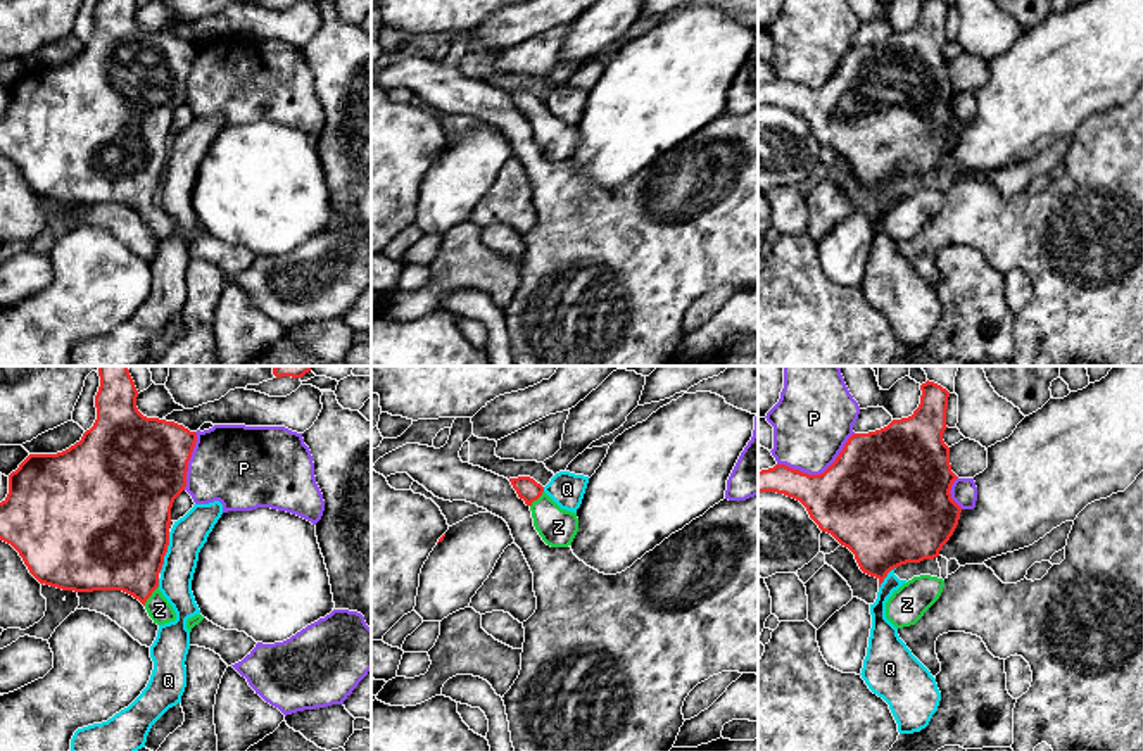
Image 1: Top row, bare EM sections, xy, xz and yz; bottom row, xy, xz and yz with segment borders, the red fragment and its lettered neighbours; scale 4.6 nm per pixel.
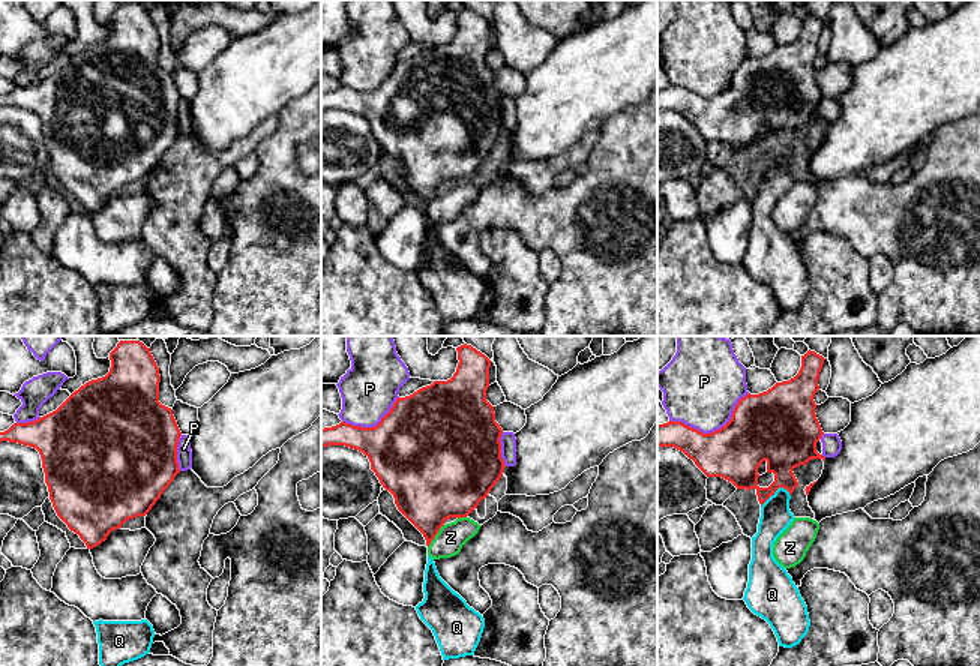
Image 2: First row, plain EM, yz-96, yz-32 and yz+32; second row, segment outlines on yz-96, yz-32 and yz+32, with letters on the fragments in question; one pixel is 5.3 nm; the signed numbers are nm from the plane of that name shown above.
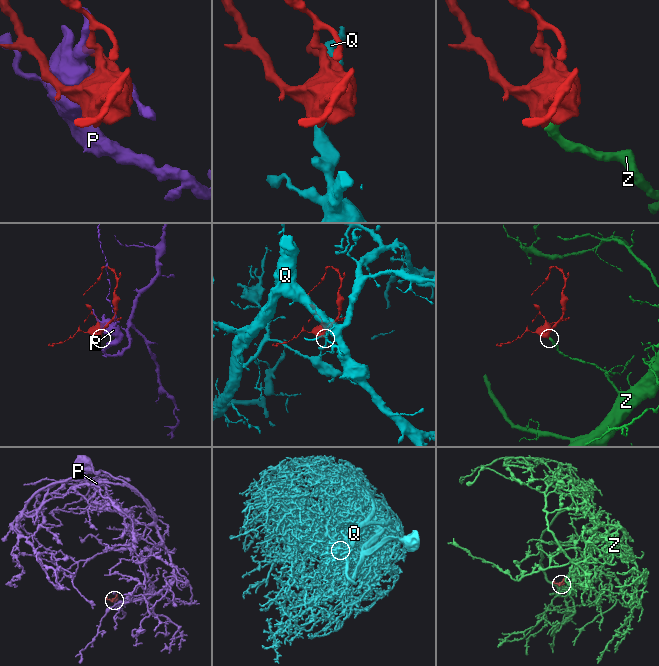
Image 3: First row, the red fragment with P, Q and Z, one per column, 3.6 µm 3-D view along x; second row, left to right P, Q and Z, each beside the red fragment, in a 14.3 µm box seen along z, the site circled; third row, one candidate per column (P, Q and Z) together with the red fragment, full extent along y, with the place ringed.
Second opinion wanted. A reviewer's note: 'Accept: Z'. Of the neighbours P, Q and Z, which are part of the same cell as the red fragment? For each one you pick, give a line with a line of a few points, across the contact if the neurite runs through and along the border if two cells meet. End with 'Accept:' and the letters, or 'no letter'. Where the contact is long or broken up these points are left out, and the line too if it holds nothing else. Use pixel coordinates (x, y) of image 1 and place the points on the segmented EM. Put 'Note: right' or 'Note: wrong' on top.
Note: right
Z: xy (123, 549), (151, 594), (159, 610)
Accept: Z

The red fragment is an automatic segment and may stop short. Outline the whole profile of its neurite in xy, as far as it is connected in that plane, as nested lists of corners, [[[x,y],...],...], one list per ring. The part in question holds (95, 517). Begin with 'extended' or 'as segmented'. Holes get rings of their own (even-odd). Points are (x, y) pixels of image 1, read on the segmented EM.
extended; [[[98,366],[98,376],[97,420],[81,440],[57,454],[29,454],[9,475],[9,494],[0,502],[0,540],[19,552],[41,585],[74,592],[123,590],[145,606],[154,623],[164,625],[174,622],[176,613],[159,590],[159,573],[169,546],[171,508],[186,487],[197,433],[174,421],[143,416],[128,366]]]

